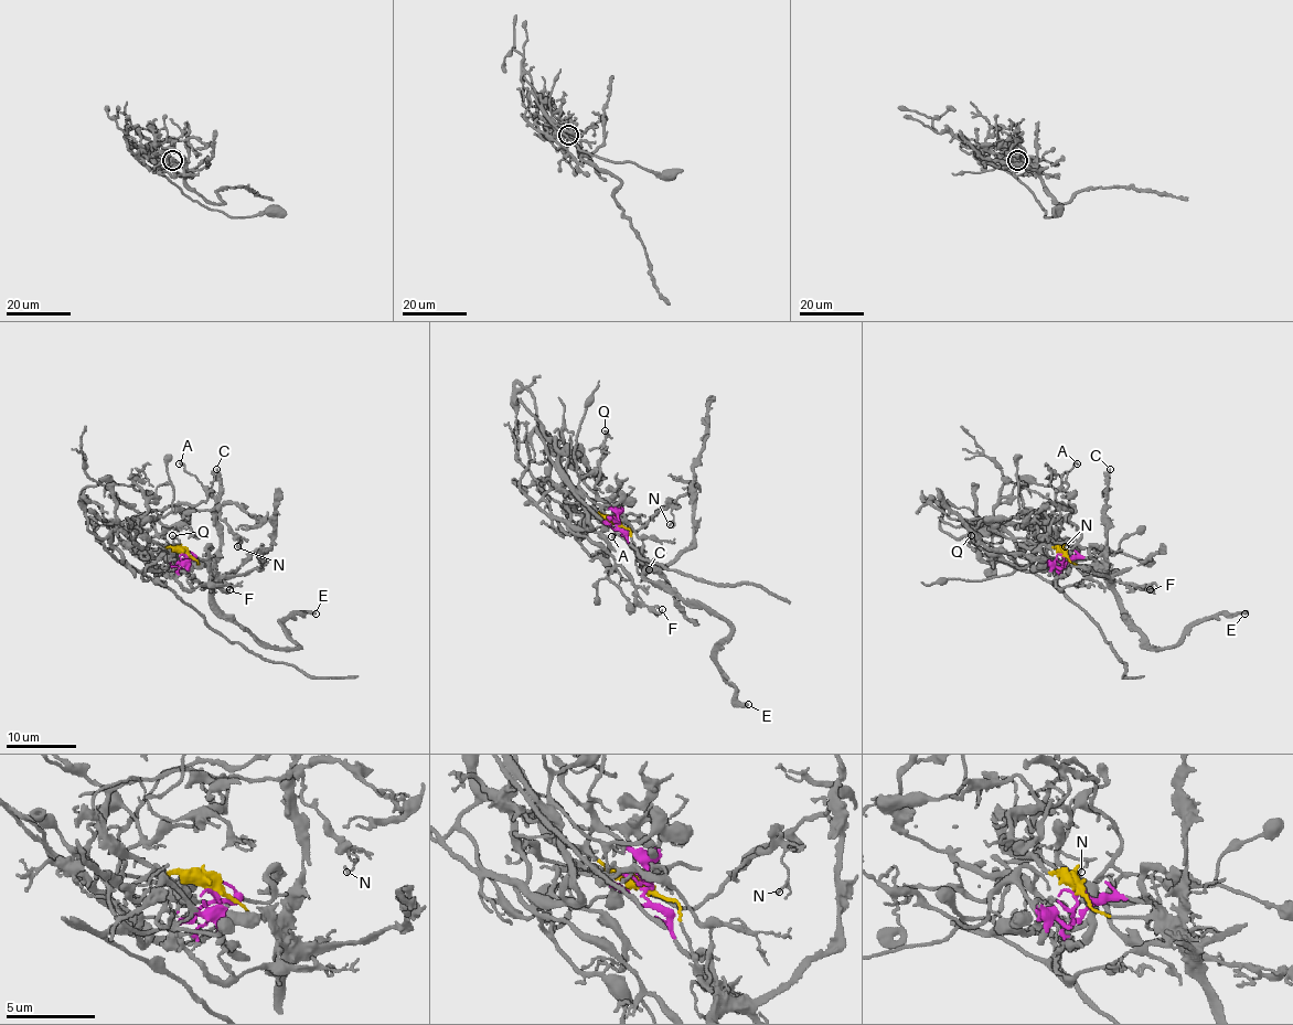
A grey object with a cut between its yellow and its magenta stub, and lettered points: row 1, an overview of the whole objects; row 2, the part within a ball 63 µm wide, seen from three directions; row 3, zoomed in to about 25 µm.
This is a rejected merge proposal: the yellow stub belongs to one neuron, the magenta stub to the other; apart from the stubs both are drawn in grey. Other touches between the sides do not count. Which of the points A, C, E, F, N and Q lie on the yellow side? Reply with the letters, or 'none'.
C, E

